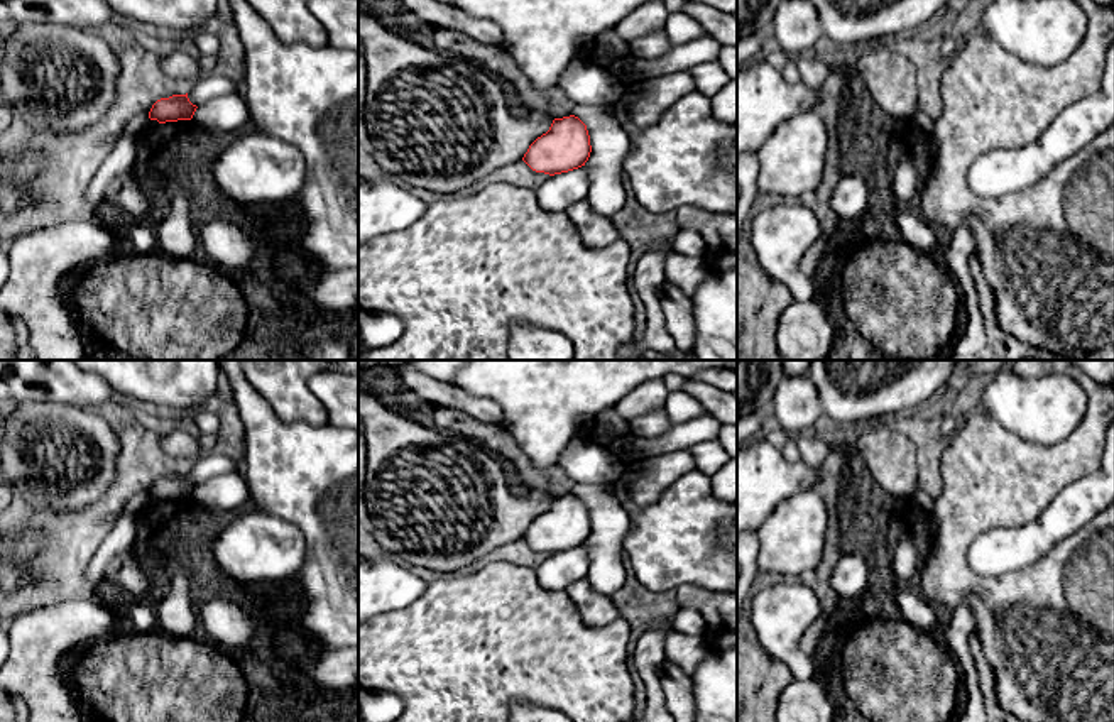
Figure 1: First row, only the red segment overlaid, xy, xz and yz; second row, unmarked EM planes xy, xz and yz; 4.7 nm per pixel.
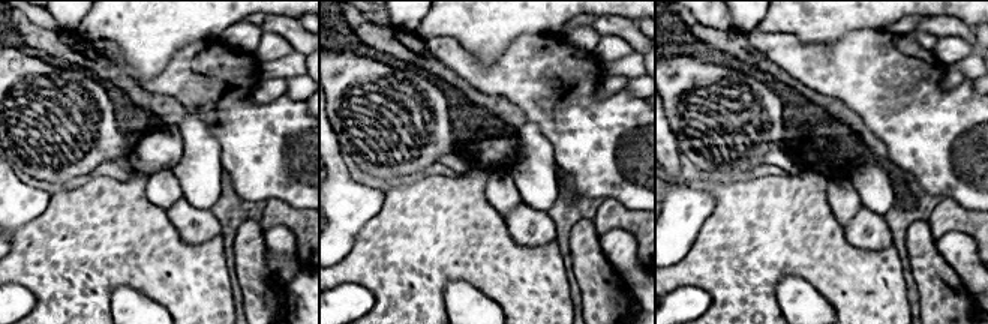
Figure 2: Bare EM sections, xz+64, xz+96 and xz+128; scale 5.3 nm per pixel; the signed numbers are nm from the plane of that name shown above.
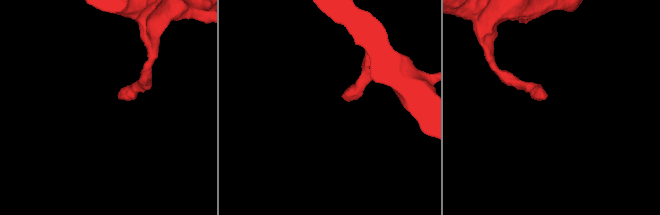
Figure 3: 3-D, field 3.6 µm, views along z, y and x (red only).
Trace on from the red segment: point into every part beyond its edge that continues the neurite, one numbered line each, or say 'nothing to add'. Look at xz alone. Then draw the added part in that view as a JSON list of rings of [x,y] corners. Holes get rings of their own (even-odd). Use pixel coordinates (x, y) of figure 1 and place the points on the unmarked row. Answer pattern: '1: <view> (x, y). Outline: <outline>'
nothing to add

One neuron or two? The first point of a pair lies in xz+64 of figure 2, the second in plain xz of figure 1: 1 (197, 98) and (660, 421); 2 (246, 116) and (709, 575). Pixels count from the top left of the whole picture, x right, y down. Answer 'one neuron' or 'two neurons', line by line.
1: two neurons
2: one neuron

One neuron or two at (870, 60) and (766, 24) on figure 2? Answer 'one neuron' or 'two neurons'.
two neurons

